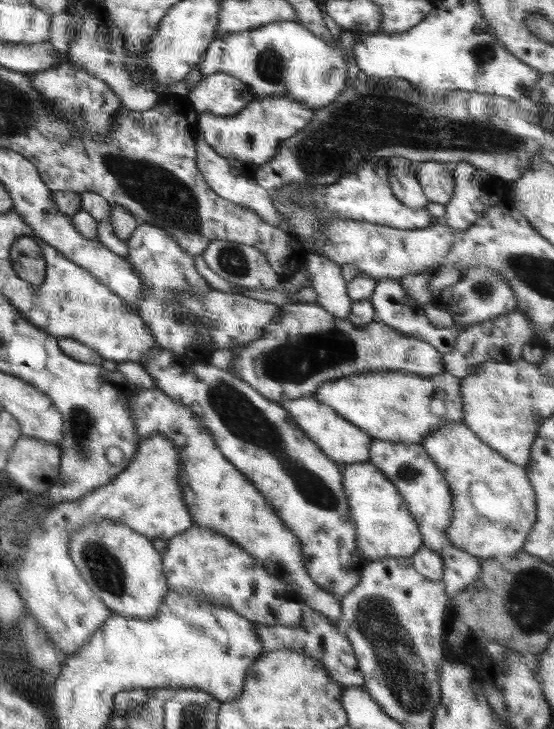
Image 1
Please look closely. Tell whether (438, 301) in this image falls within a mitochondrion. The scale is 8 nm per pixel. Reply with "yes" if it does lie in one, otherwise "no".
no

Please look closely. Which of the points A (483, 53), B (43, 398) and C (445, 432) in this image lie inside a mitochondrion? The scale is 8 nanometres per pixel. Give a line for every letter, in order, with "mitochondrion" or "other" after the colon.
A: mitochondrion
B: other
C: other

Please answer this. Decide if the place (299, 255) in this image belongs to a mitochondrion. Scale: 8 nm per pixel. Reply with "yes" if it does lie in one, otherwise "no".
no

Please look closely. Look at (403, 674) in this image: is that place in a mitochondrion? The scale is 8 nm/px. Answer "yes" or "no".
yes

